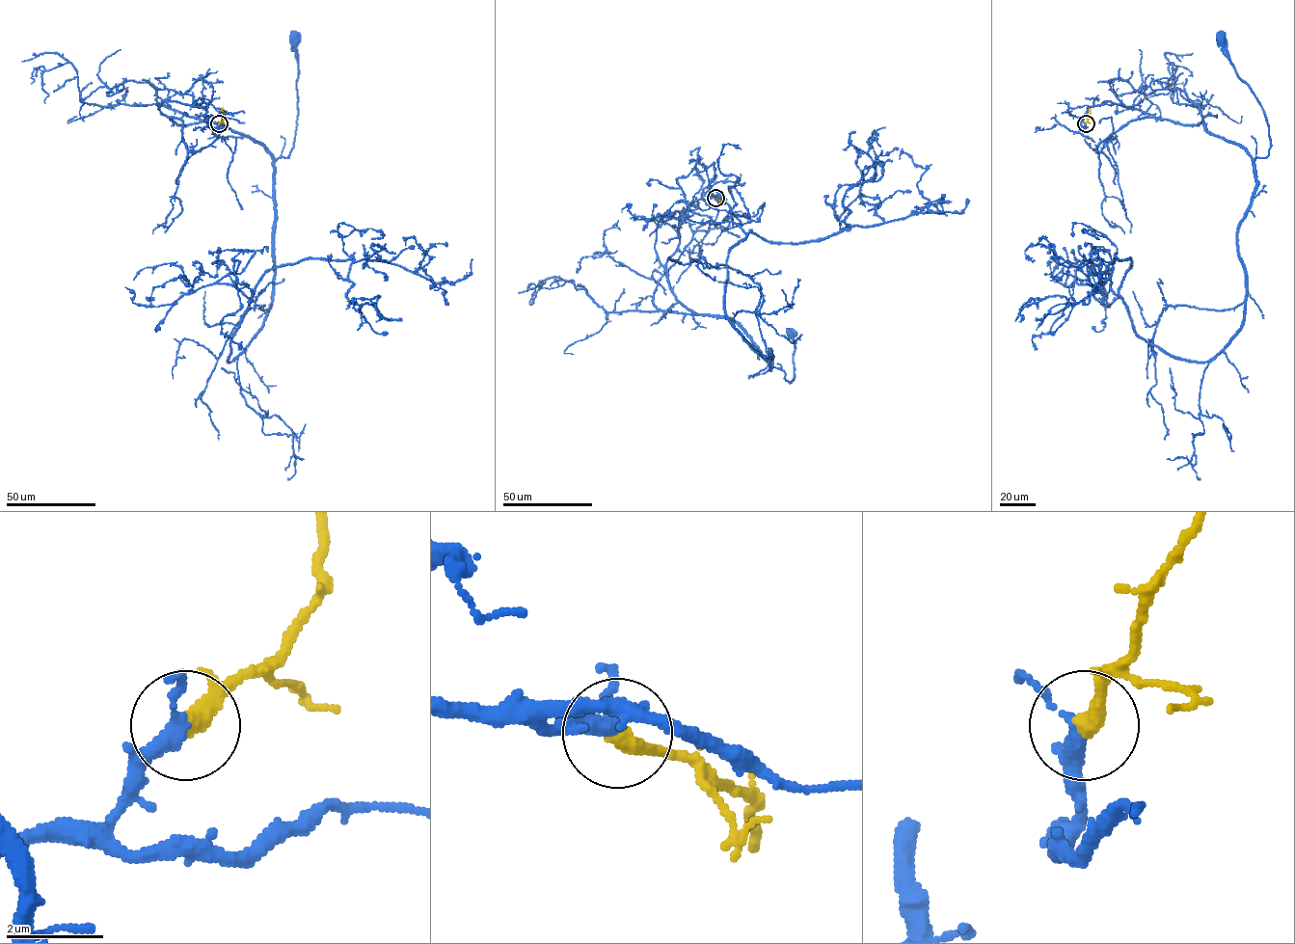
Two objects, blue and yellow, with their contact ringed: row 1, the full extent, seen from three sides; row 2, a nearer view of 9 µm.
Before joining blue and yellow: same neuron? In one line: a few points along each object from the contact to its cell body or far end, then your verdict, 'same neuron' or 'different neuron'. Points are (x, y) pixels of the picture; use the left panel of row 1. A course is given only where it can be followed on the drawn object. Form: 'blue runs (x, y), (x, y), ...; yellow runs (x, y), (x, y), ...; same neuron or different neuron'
blue runs (219, 123), (207, 126), (203, 108), (158, 107), (288, 158), (293, 36); yellow runs (219, 123), (224, 119), (223, 108); same neuron

